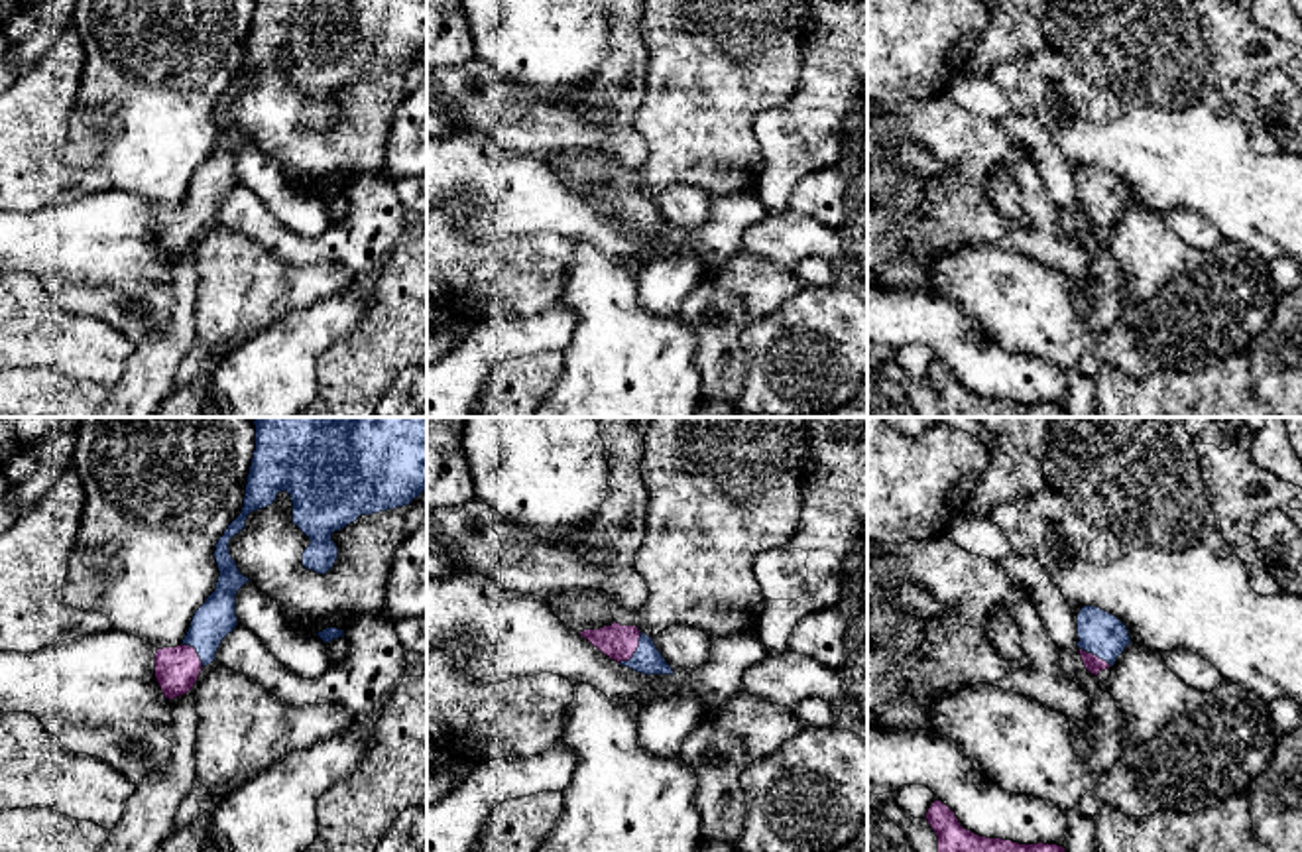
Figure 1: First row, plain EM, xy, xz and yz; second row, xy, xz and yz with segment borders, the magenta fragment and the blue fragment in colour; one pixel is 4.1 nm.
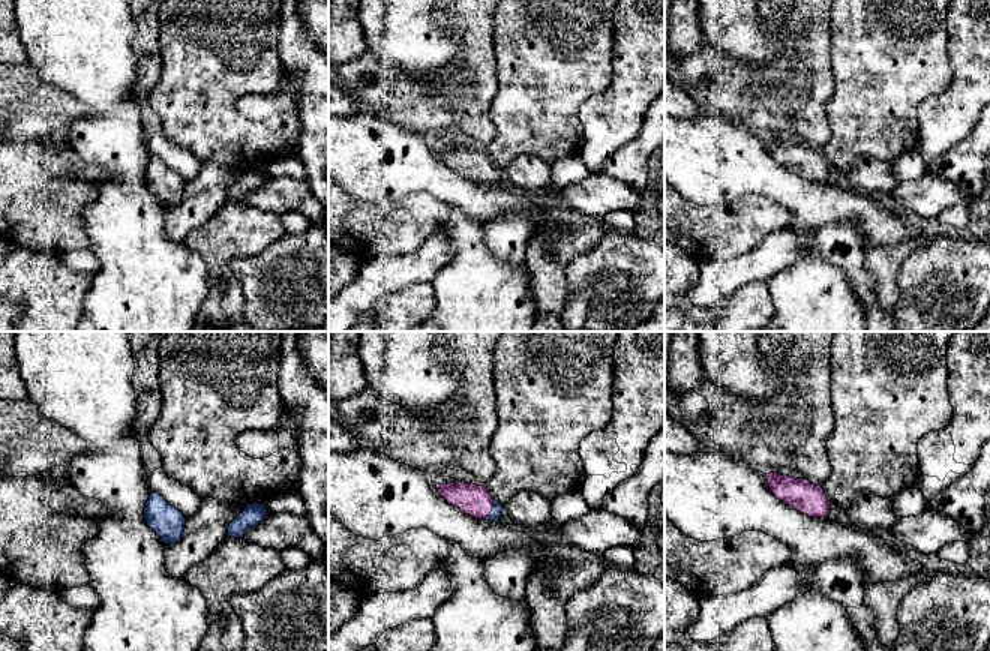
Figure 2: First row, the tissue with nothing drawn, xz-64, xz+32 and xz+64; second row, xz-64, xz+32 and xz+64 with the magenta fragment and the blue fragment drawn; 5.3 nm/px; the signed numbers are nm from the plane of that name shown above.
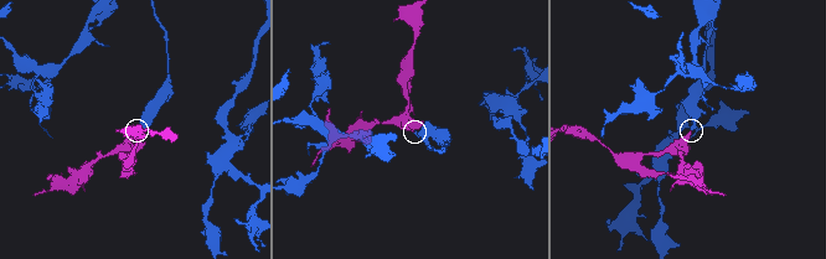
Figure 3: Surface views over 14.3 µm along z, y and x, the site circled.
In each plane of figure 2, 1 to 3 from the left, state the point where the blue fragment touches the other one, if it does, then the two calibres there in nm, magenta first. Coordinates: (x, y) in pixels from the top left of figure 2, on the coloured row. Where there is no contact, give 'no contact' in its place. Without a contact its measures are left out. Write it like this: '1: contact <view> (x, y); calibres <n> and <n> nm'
1: no contact
2: contact xz+32 (491, 510); calibres 160 and 60 nm
3: no contact

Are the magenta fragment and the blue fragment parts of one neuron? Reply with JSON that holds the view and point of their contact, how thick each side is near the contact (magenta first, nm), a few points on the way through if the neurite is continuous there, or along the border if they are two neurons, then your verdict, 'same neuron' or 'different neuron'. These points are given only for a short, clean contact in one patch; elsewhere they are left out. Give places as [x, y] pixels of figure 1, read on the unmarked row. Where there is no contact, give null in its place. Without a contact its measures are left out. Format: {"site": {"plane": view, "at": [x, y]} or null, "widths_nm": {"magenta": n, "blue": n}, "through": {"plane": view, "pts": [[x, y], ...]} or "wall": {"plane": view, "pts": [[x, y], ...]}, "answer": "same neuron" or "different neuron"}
{"site": {"plane": "xz", "at": [636, 209]}, "widths_nm": {"magenta": 150, "blue": 120}, "through": {"plane": "xz", "pts": [[618, 201], [636, 209], [648, 219]]}, "answer": "same neuron"}

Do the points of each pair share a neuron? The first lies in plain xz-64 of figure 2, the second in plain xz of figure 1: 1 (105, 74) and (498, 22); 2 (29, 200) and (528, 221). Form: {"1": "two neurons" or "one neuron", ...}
{"1": "one neuron", "2": "two neurons"}

